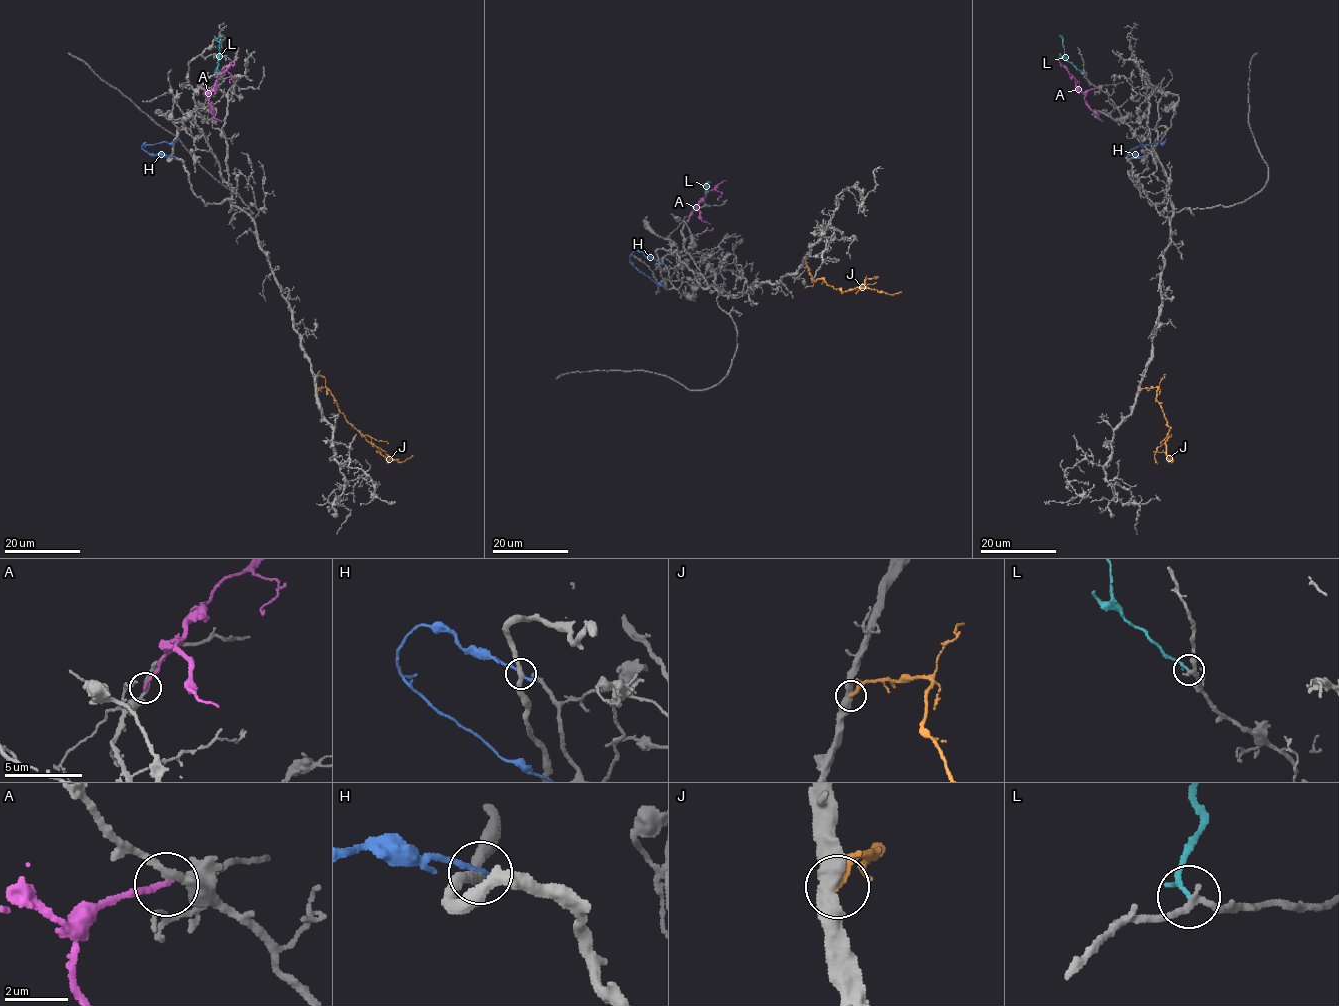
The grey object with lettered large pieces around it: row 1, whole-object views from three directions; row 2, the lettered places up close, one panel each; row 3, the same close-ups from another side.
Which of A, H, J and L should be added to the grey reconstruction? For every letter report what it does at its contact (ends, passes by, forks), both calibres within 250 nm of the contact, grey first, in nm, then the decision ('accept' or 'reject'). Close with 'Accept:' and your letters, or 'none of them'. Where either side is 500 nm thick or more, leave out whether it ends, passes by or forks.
A: it ends | 240/180 nm | reject
H: it ends | 300/220 nm | reject
J: 500/240 nm | reject
L: it ends | 220/160 nm | accept
Accept: L

